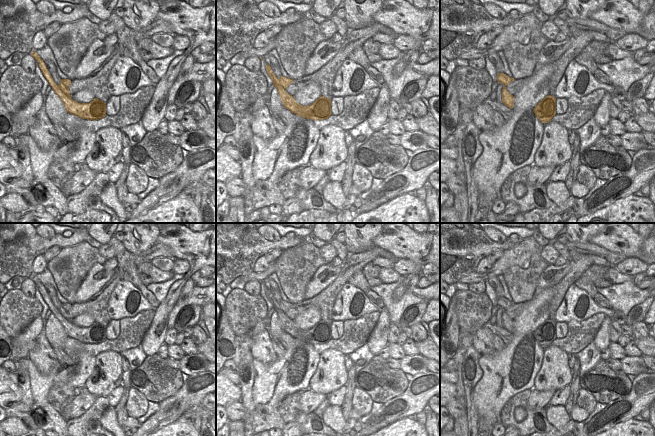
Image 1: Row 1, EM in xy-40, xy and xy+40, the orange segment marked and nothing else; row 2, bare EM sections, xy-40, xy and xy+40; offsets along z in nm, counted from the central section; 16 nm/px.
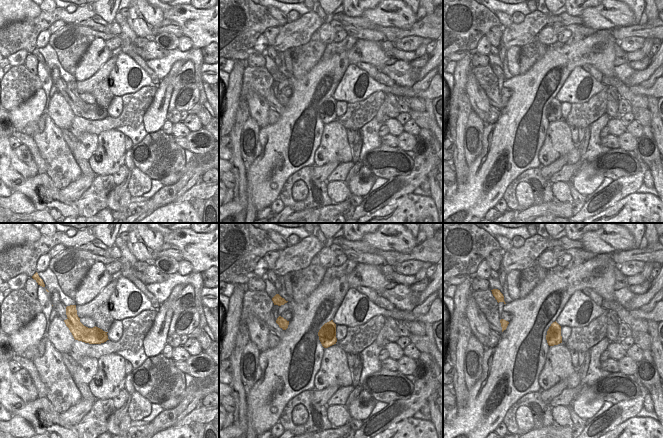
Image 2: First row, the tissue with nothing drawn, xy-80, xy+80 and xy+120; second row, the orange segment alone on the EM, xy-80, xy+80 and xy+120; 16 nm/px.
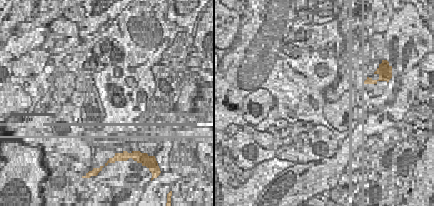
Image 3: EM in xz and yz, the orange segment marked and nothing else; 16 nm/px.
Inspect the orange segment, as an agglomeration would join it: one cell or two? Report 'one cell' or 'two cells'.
two cells

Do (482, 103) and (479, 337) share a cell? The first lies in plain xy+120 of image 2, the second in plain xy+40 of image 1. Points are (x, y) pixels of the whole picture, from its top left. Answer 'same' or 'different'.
same

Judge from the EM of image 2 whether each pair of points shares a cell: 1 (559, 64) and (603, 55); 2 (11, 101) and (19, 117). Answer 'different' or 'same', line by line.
1: same
2: different

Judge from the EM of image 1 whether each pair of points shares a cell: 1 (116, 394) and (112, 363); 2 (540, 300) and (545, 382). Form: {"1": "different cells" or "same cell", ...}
{"1": "different cells", "2": "different cells"}

